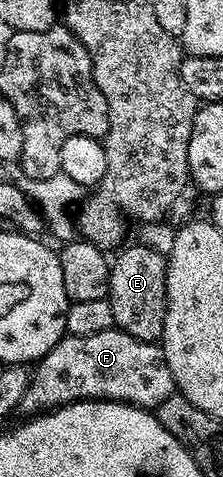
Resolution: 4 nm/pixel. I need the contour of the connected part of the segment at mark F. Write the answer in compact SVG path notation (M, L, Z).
M114 327L99 331L99 335L62 337L46 357L36 362L19 409L25 415L40 415L76 401L117 401L126 405L156 407L174 393L171 367L167 367L165 350L160 344L140 341Z

